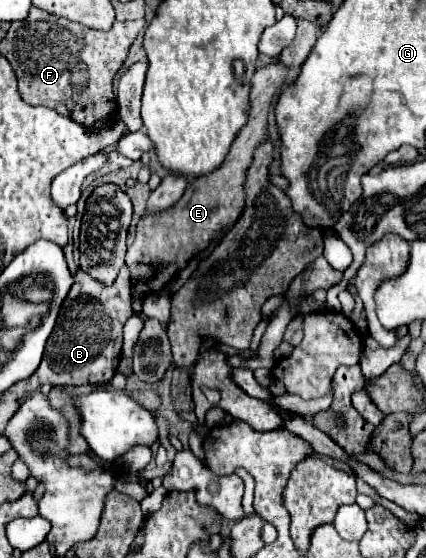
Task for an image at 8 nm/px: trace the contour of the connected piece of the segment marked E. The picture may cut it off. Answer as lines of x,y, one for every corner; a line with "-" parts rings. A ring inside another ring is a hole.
282,61
258,67
254,73
254,85
250,93
248,123
234,139
234,145
230,147
230,153
226,155
226,161
220,165
220,169
208,173
206,177
198,177
198,181
192,181
172,209
166,209
154,217
144,215
140,219
136,227
136,239
126,253
126,265
130,265
132,295
158,291
162,285
170,281
174,273
184,269
188,261
196,257
218,235
218,231
224,225
234,223
240,217
246,203
246,171
252,165
256,147
268,139
268,111
272,107
274,97
280,95
284,87
286,75
288,67

